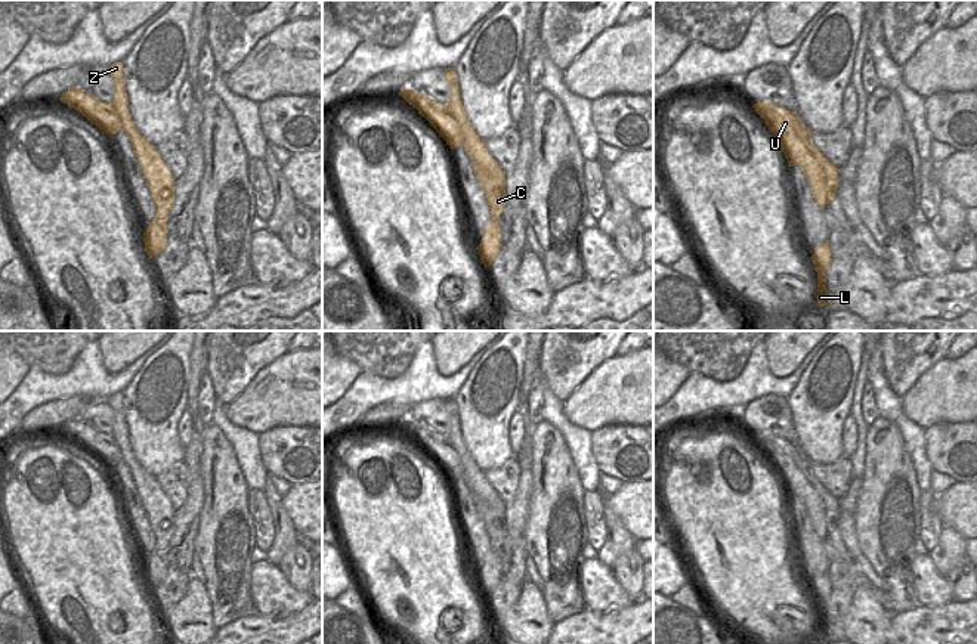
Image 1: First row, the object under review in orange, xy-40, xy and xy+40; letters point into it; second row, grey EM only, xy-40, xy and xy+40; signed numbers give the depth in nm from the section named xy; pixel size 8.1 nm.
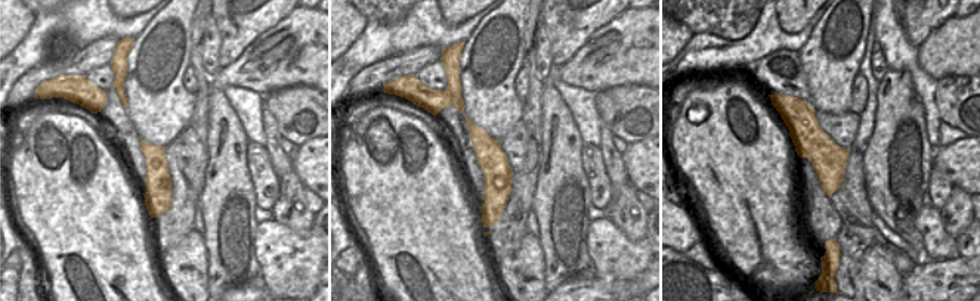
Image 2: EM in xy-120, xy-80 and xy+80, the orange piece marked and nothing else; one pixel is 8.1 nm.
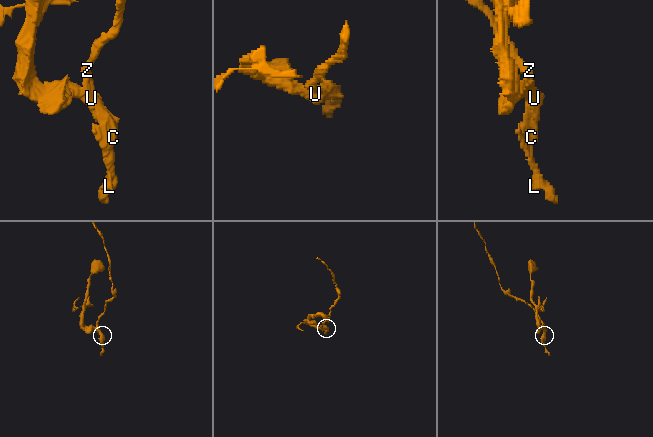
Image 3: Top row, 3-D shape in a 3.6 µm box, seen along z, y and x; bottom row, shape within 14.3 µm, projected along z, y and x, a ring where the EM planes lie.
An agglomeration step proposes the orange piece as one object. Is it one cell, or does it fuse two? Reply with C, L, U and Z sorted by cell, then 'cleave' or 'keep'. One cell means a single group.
C L Z / U | cleave

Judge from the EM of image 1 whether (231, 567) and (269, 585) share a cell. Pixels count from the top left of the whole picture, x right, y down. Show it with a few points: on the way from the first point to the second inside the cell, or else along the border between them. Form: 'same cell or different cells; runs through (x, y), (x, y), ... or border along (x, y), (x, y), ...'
different cells; border along (250, 564), (250, 595), (257, 610)

